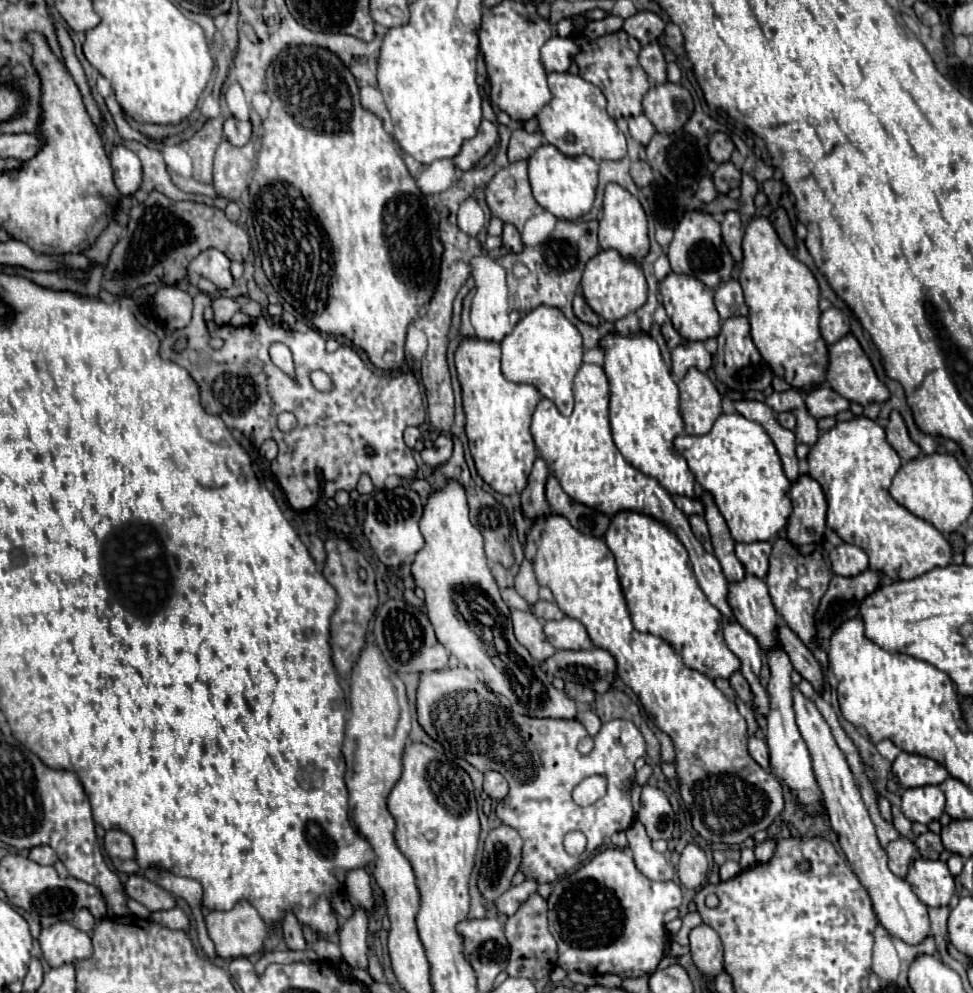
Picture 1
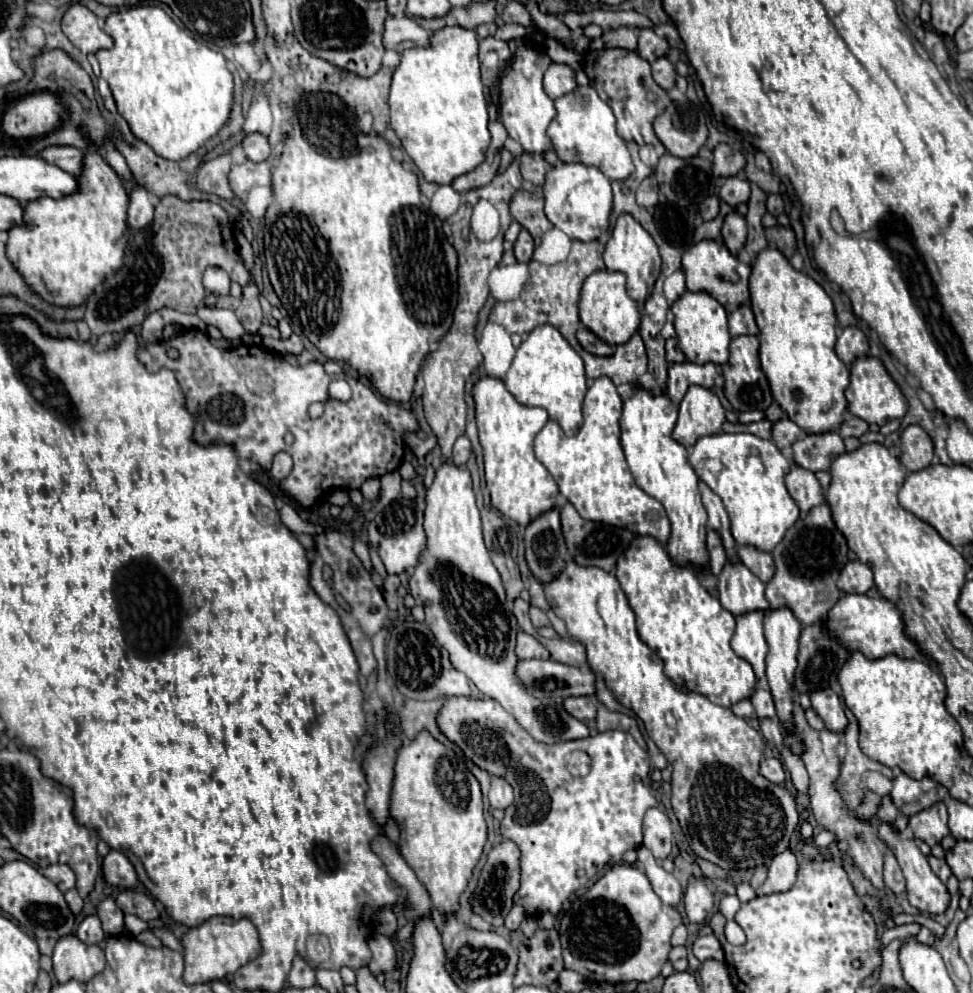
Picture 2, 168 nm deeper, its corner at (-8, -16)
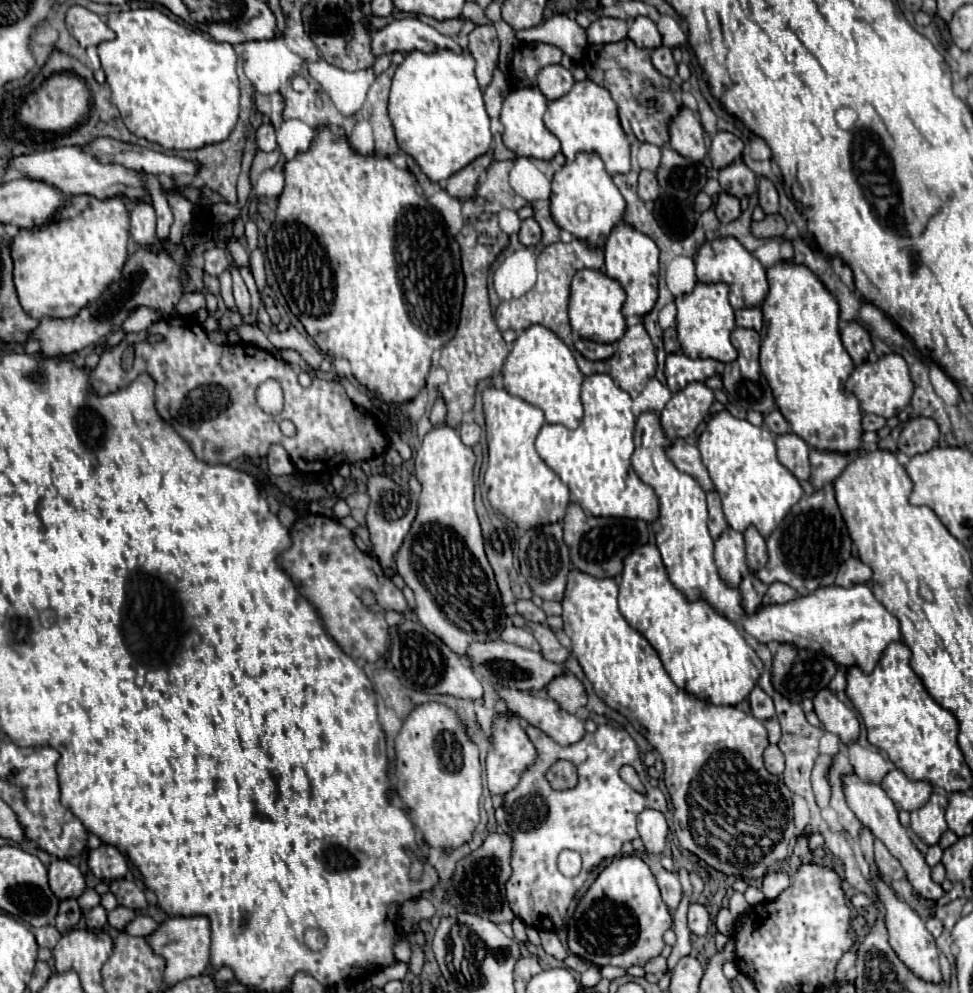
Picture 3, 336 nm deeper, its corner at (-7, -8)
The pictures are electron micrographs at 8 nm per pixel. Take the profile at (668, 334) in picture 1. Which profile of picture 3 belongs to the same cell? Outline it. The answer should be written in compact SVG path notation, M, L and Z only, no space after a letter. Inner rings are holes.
M668 328L664 330L664 348L666 352L678 352L680 350L680 344L678 344L678 338L676 338L676 330L674 328Z

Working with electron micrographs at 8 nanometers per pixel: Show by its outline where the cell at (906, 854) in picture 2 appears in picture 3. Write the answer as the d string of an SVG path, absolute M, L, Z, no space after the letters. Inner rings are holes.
M846 774L846 776L842 776L842 790L844 790L844 798L846 798L850 810L858 816L858 820L862 822L862 826L870 828L872 834L886 844L886 848L890 850L890 854L900 860L900 864L906 870L906 876L908 876L910 884L916 888L916 892L920 896L928 898L928 900L934 900L934 902L940 900L944 896L942 886L936 884L930 878L930 866L924 862L924 854L918 852L916 846L910 842L910 836L908 836L906 828L898 820L898 810L892 804L892 800L888 798L888 794L882 790L882 786L880 784L864 782L856 774Z

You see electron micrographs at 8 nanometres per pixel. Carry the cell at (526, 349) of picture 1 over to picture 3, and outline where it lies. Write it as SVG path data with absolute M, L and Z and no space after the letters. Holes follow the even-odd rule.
M538 324L530 326L514 340L514 348L502 366L502 376L506 392L540 408L548 424L562 424L568 430L580 426L582 420L580 386L584 376L578 370L578 364L568 346L548 328Z

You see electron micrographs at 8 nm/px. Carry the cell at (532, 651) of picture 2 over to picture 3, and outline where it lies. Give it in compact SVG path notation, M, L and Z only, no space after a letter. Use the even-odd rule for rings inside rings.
M508 626L508 628L504 628L504 632L502 632L502 636L500 636L502 640L506 640L506 642L510 642L510 644L516 644L516 646L522 646L522 648L530 648L530 650L540 650L540 646L538 646L538 642L536 642L536 638L528 632L528 630L524 630L524 628L516 628L516 626Z

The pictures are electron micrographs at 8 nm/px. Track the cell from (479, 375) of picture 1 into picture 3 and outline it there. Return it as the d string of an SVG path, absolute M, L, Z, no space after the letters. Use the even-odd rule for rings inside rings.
M486 388L482 402L488 436L488 468L484 480L490 488L488 500L492 508L522 530L562 522L570 504L570 490L534 450L534 440L546 422L542 410L498 388Z

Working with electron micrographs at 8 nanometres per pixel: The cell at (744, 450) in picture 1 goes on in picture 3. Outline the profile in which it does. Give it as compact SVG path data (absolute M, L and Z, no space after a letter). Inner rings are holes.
M722 410L706 424L706 430L698 438L698 448L714 488L722 498L724 516L738 532L756 526L764 538L770 536L792 504L804 496L798 478L778 462L776 438L764 426L754 426L748 420L732 416L728 410Z

